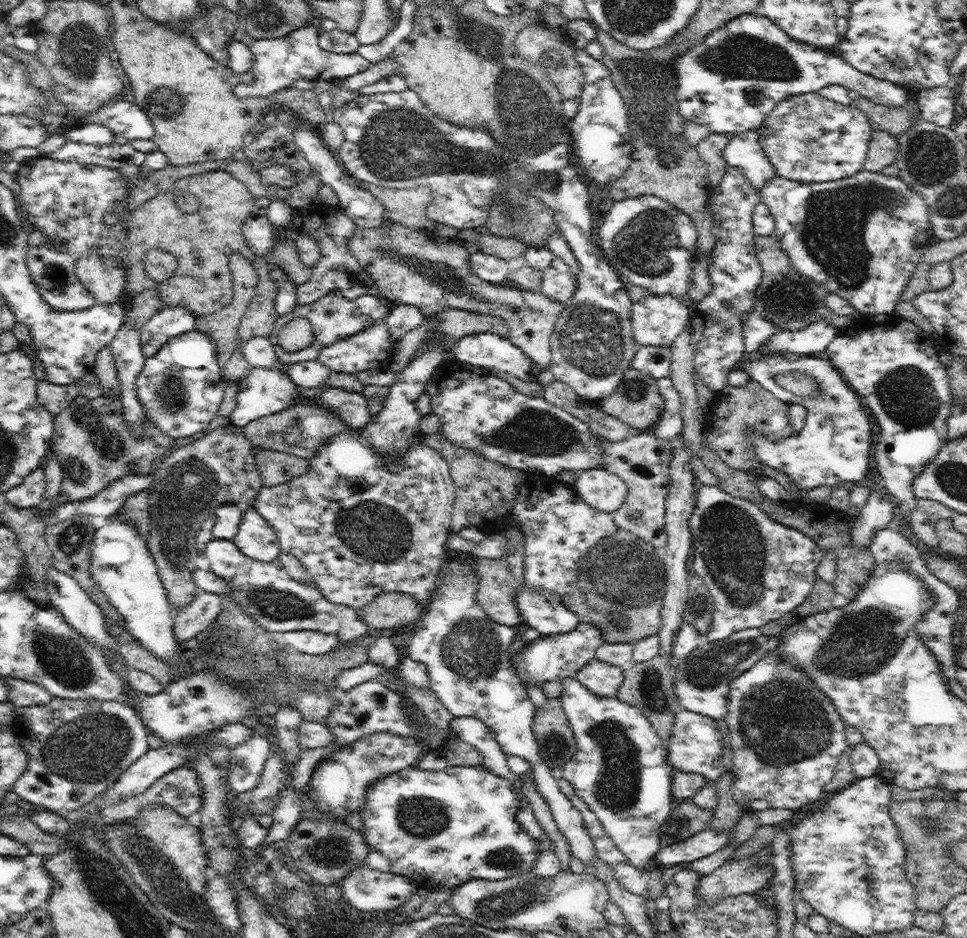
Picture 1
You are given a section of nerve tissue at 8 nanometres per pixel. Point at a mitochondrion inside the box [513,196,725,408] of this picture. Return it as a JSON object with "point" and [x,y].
{"point":[591,340]}

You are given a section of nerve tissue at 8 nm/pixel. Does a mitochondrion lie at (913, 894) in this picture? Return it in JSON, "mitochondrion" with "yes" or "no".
{"mitochondrion":"no"}

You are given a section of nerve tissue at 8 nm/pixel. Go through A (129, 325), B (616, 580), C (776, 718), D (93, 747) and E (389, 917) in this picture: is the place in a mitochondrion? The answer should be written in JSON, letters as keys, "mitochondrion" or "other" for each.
{"A":"other","B":"mitochondrion","C":"mitochondrion","D":"mitochondrion","E":"other"}

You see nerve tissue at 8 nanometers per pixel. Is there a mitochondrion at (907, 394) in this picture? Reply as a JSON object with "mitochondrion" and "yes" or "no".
{"mitochondrion":"yes"}

